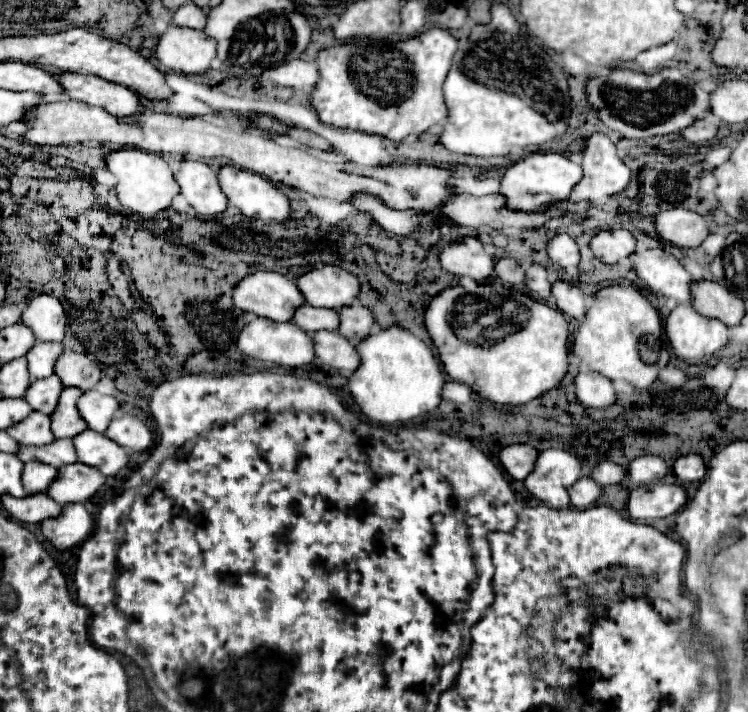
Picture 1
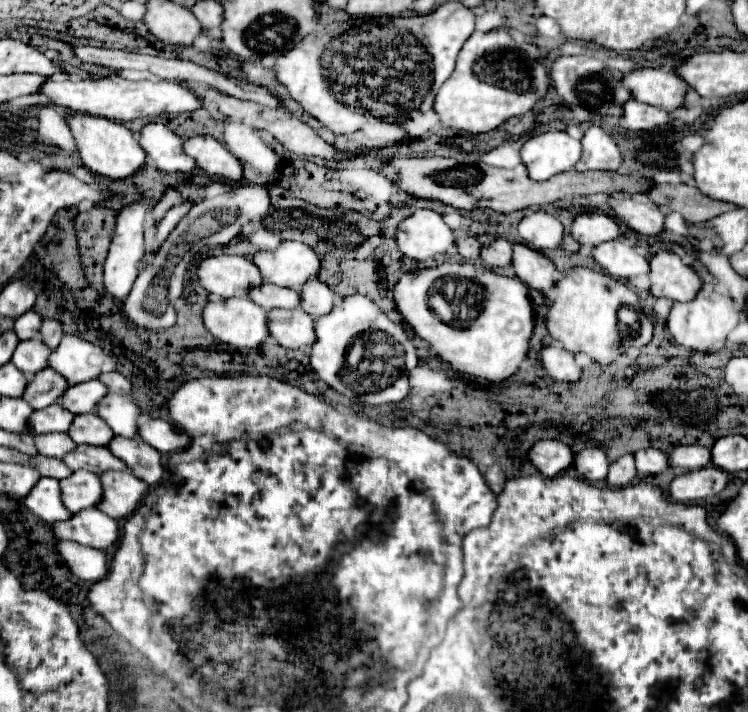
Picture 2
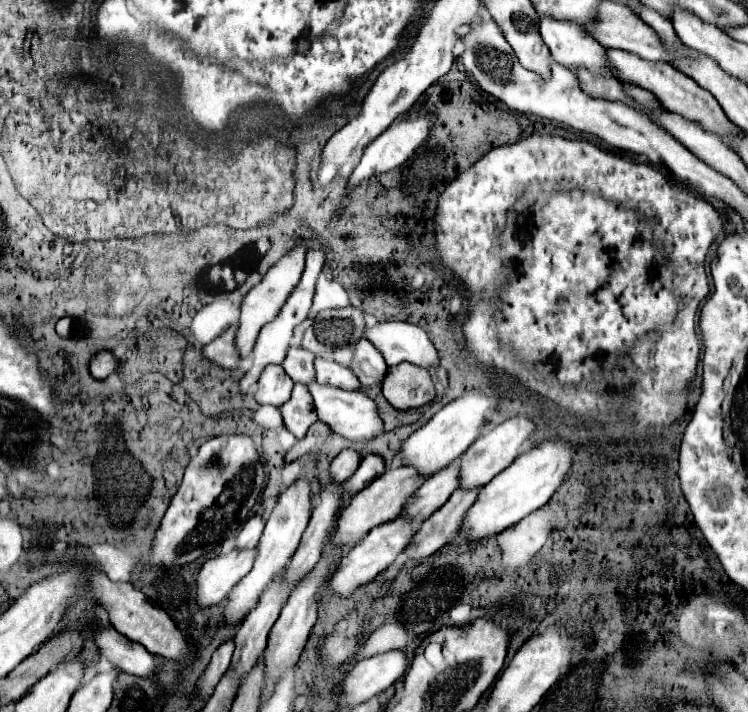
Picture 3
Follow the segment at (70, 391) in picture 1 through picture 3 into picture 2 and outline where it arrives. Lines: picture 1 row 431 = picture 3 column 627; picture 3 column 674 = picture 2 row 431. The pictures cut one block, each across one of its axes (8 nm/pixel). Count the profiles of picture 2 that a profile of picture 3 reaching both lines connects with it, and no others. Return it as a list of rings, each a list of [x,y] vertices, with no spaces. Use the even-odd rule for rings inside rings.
[[[84,414],[84,416],[76,416],[76,420],[72,422],[68,430],[68,436],[76,444],[108,446],[110,440],[114,438],[114,432],[96,414]]]

